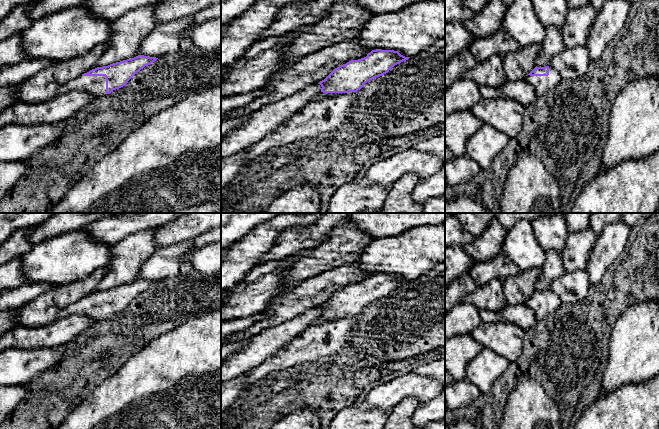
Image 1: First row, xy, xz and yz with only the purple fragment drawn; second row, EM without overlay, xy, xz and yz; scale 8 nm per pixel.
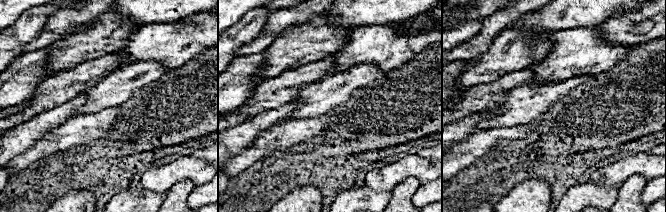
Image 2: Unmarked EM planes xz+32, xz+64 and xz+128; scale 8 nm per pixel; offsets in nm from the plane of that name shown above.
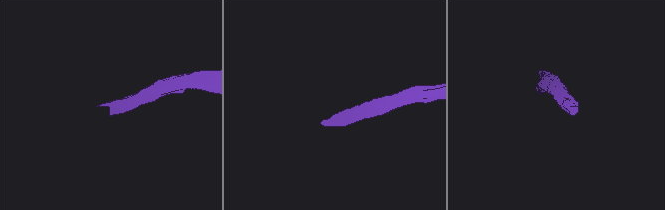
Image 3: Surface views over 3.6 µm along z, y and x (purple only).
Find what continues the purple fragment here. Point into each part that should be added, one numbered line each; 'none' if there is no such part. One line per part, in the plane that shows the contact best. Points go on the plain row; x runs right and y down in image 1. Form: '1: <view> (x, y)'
1: xy (95, 309)

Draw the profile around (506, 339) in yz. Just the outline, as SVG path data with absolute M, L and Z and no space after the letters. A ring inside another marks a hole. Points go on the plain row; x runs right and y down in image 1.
M481 322L471 335L484 348L491 349L509 362L516 362L524 348L524 330L509 322Z

